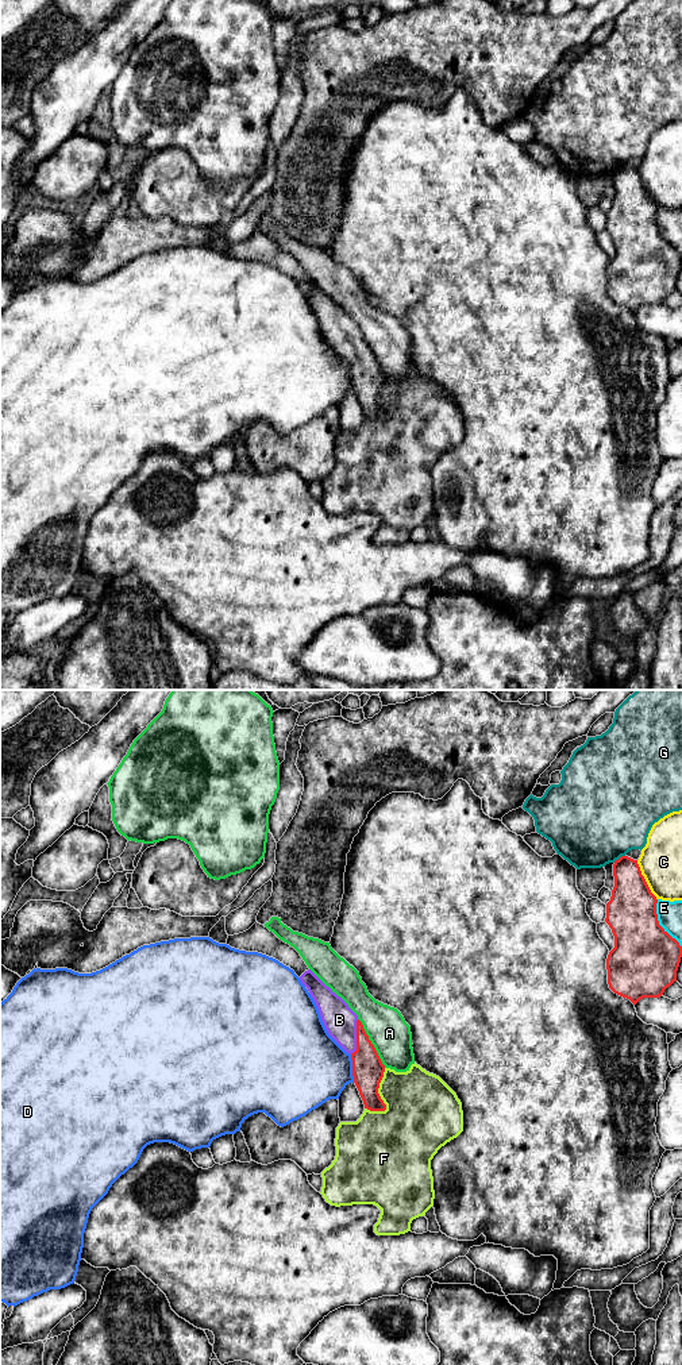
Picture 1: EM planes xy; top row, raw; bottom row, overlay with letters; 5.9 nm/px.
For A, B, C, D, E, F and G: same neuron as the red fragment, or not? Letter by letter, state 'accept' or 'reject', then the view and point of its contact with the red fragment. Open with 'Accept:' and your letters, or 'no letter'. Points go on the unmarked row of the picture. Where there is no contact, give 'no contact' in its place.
Accept: B
A: reject | xy (370, 351)
B: accept | xy (357, 346)
C: reject | xy (644, 189)
D: reject | xy (353, 377)
E: reject | xy (658, 232)
F: reject | xy (380, 405)
G: reject | xy (620, 166)

